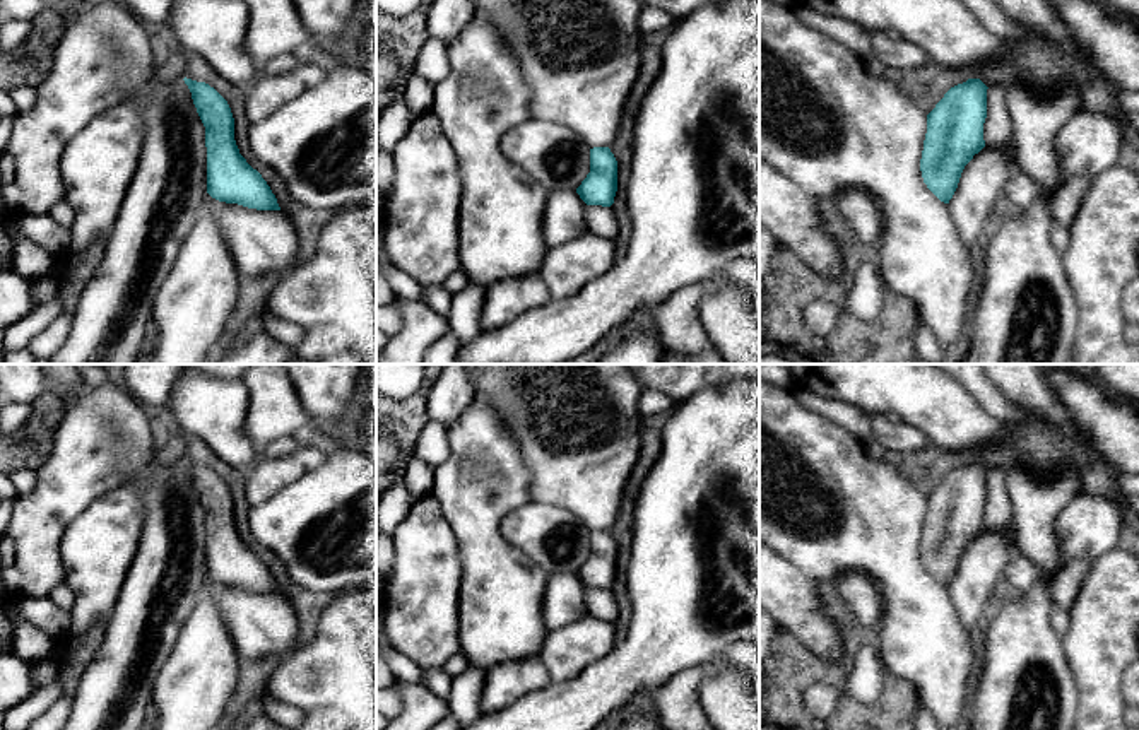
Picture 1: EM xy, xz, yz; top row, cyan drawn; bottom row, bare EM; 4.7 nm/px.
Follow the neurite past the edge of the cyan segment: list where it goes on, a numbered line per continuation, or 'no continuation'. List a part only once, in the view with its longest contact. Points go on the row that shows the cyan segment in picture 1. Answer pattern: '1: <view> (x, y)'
no continuation

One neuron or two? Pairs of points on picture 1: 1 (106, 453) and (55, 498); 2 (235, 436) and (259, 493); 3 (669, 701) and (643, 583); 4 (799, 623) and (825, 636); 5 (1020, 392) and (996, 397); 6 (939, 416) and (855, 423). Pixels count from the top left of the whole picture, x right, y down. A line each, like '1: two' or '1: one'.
1: one
2: two
3: two
4: one
5: two
6: two

